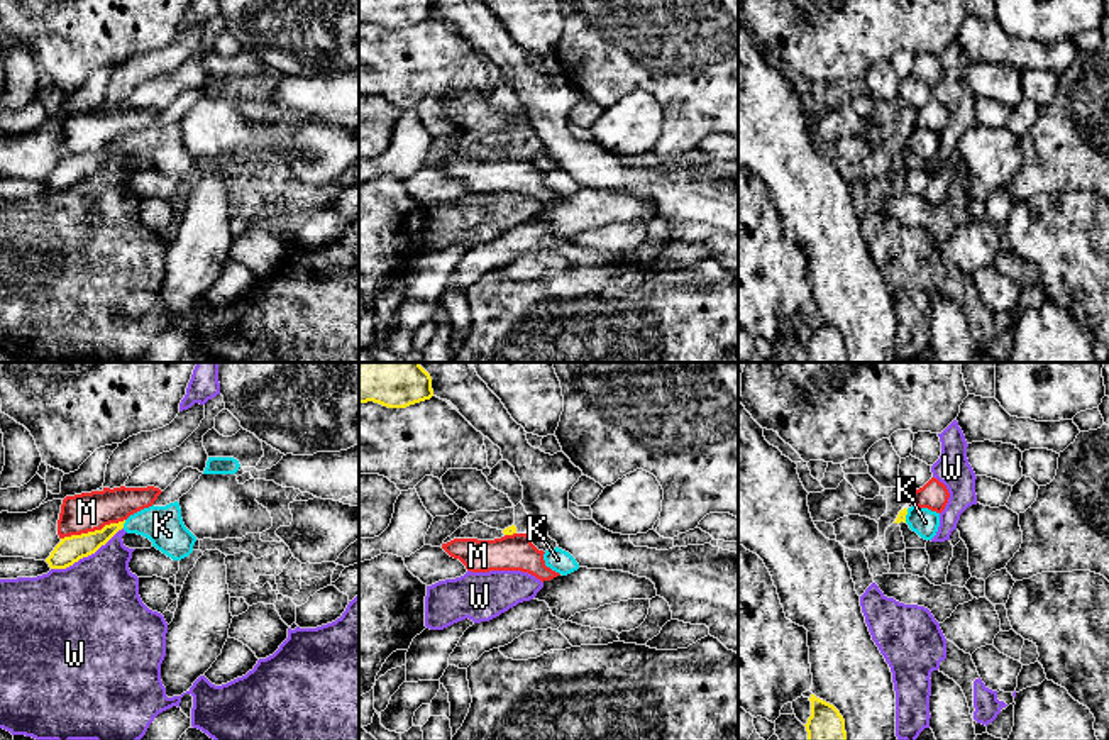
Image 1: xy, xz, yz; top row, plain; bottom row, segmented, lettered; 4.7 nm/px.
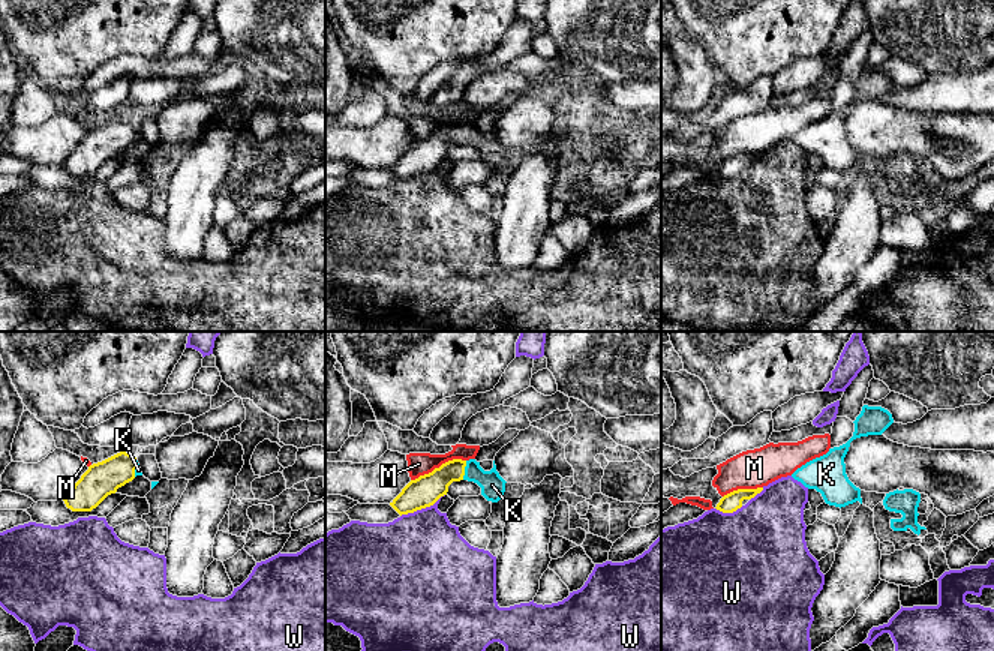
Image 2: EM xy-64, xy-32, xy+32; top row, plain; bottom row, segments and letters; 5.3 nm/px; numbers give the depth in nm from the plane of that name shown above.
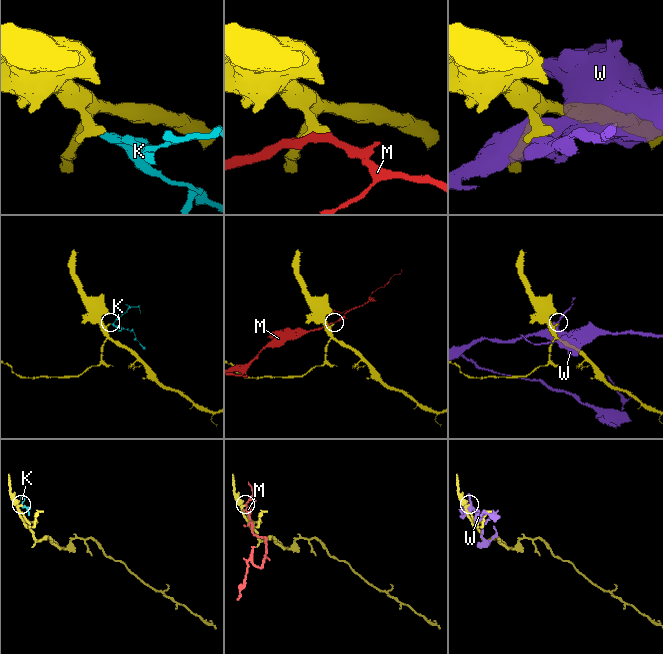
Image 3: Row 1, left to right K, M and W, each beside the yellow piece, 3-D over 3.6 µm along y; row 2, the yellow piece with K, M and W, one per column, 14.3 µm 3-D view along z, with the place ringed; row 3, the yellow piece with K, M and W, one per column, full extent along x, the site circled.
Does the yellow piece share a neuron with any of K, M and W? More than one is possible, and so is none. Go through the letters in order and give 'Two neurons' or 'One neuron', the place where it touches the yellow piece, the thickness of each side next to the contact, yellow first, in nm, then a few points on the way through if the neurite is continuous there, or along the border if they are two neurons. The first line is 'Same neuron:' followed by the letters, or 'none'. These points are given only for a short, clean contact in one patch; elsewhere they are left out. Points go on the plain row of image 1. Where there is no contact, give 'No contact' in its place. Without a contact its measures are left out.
Same neuron: K
K: One neuron. Touches yellow at xy (124, 143). Thickness 110 nm (yellow) against 190 nm. Path across: xy (82, 166), (102, 158), (124, 143), (163, 146)
M: Two neurons. Touches yellow at xy (92, 153). Thickness 120 nm (yellow) against 190 nm
W: Two neurons. Touches yellow at xy (87, 176). Thickness 120 nm (yellow) against 460 nm

